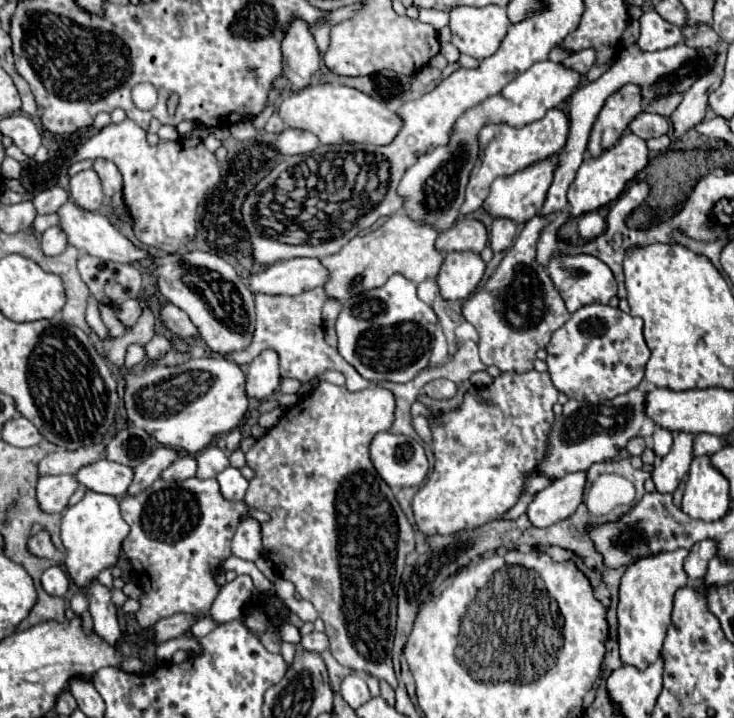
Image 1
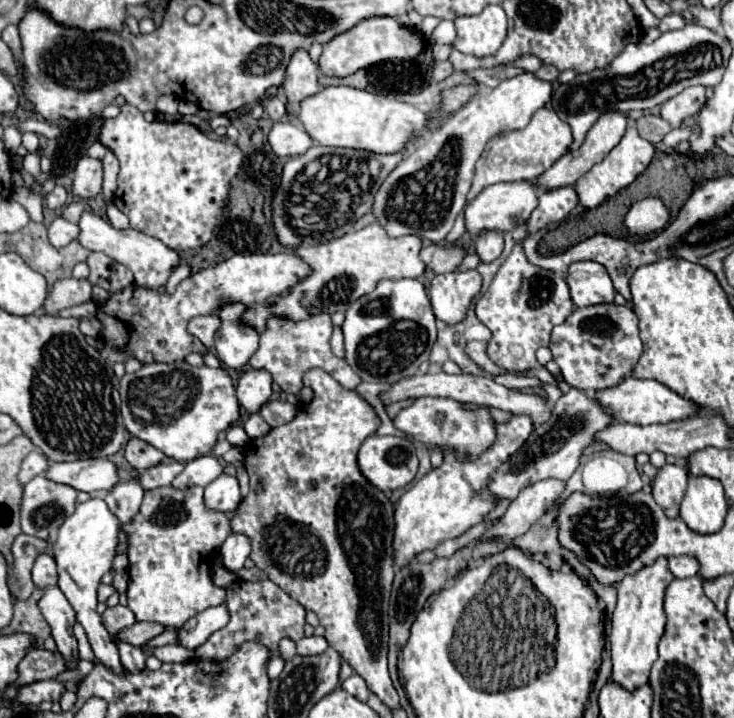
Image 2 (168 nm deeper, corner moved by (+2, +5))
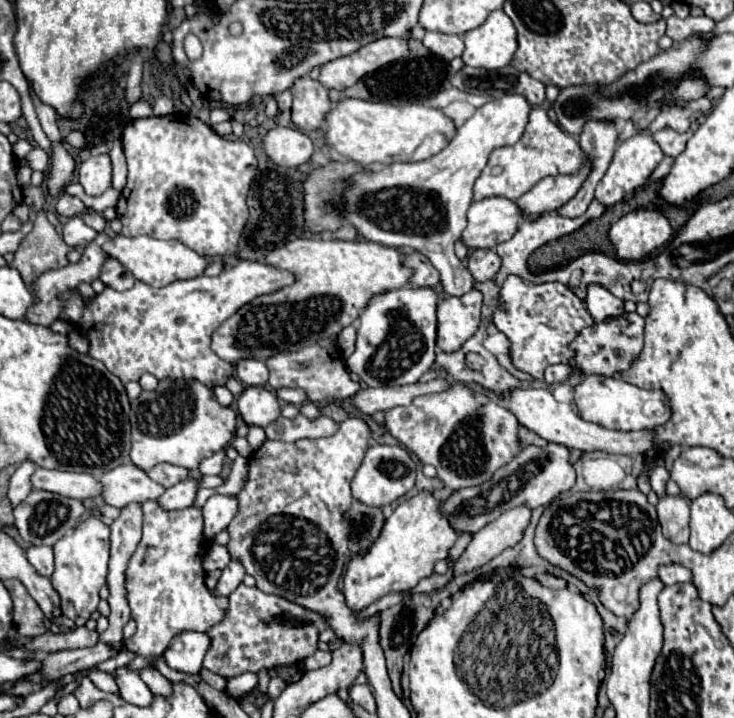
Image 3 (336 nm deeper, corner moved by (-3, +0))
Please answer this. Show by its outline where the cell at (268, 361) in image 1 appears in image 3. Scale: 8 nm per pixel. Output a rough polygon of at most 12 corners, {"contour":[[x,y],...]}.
{"contour":[[246,387],[238,413],[248,427],[268,427],[280,403],[268,387]]}

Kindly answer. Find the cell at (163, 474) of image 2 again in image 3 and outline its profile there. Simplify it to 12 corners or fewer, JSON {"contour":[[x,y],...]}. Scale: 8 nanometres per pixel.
{"contour":[[120,465],[100,479],[112,507],[158,499],[164,487],[136,465]]}

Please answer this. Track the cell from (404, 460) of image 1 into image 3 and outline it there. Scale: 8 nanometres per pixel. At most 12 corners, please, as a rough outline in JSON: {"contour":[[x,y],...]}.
{"contour":[[374,443],[352,495],[382,507],[406,495],[416,463],[404,447]]}

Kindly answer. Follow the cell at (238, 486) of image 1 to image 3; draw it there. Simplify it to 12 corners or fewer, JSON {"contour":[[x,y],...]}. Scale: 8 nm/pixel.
{"contour":[[212,495],[202,507],[204,539],[228,527],[238,513],[234,495]]}

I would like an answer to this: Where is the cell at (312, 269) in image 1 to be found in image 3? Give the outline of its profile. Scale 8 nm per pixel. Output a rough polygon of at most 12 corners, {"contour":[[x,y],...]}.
{"contour":[[240,261],[160,289],[136,281],[60,319],[124,385],[200,381],[234,365],[212,333],[292,273]]}

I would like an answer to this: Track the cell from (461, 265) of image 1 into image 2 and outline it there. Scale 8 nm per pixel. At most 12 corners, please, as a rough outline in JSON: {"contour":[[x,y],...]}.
{"contour":[[477,270],[437,274],[433,312],[445,324],[465,318],[481,290]]}

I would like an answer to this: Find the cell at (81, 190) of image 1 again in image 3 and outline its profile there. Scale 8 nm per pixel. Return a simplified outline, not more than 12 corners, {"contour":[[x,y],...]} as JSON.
{"contour":[[108,155],[82,161],[78,181],[88,195],[112,185]]}

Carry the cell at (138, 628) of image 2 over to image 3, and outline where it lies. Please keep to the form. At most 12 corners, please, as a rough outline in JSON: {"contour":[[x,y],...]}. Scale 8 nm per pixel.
{"contour":[[102,641],[88,649],[48,653],[46,669],[28,679],[58,679],[116,653]]}

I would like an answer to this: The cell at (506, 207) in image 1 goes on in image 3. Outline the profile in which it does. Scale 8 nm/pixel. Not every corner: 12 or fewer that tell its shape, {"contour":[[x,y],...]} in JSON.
{"contour":[[490,197],[472,203],[460,241],[492,249],[522,221],[514,201]]}

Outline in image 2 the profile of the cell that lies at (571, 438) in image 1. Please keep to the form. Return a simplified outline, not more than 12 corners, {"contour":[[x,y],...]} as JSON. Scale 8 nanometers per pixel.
{"contour":[[571,388],[551,418],[491,478],[513,500],[521,488],[571,478],[613,422]]}

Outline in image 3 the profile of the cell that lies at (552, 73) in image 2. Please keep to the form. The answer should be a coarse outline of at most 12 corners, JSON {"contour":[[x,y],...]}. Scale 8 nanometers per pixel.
{"contour":[[512,65],[500,71],[464,67],[452,85],[476,95],[518,93],[540,105],[544,85]]}

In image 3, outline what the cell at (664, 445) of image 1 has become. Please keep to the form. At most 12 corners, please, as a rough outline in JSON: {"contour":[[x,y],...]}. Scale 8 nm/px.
{"contour":[[660,465],[652,471],[650,483],[658,497],[666,495],[668,471]]}

